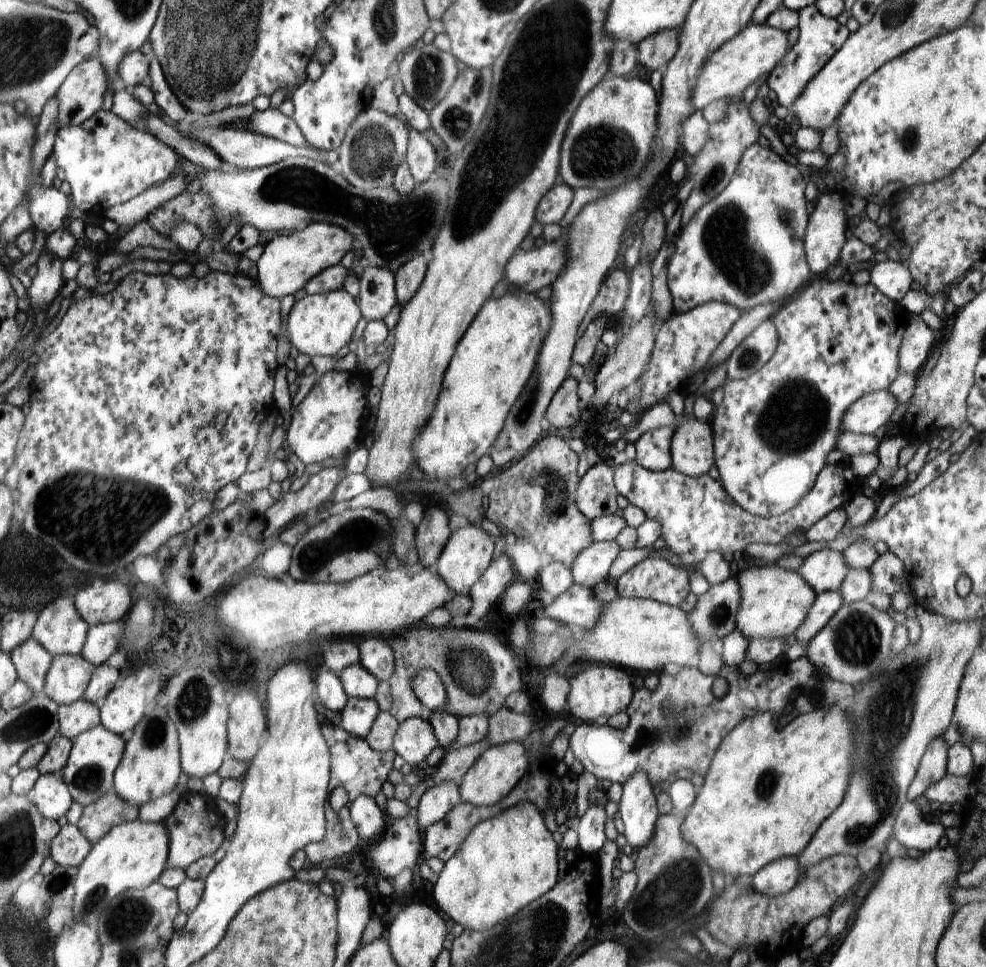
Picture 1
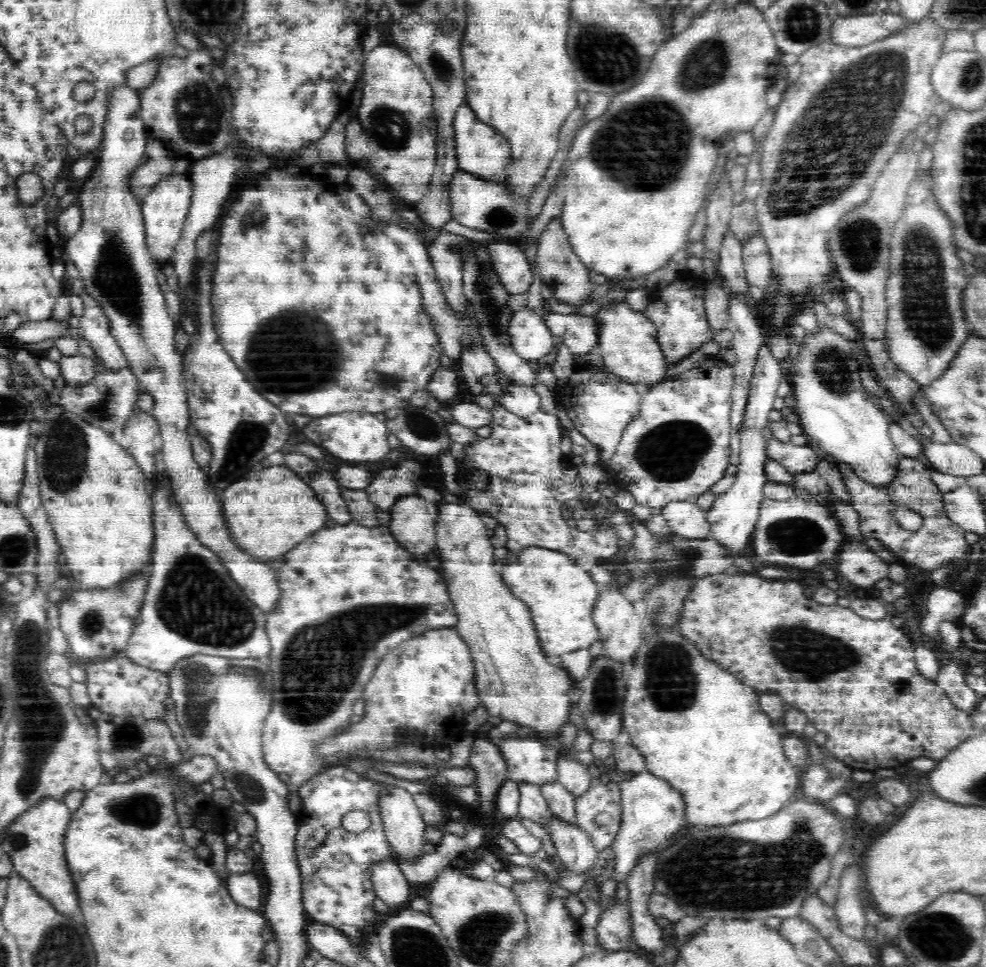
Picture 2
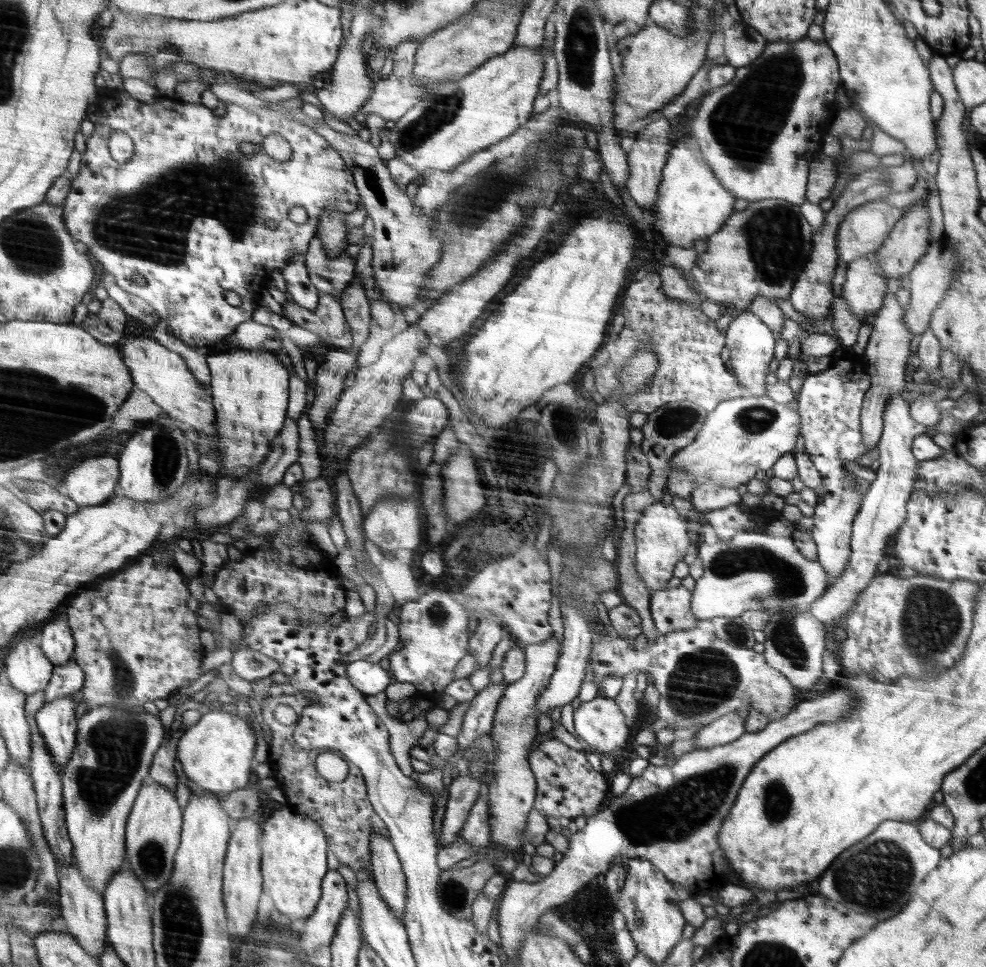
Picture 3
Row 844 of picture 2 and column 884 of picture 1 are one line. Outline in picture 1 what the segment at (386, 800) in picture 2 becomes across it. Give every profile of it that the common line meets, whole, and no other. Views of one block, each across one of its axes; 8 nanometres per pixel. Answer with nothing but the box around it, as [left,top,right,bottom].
[842,389,896,435]

